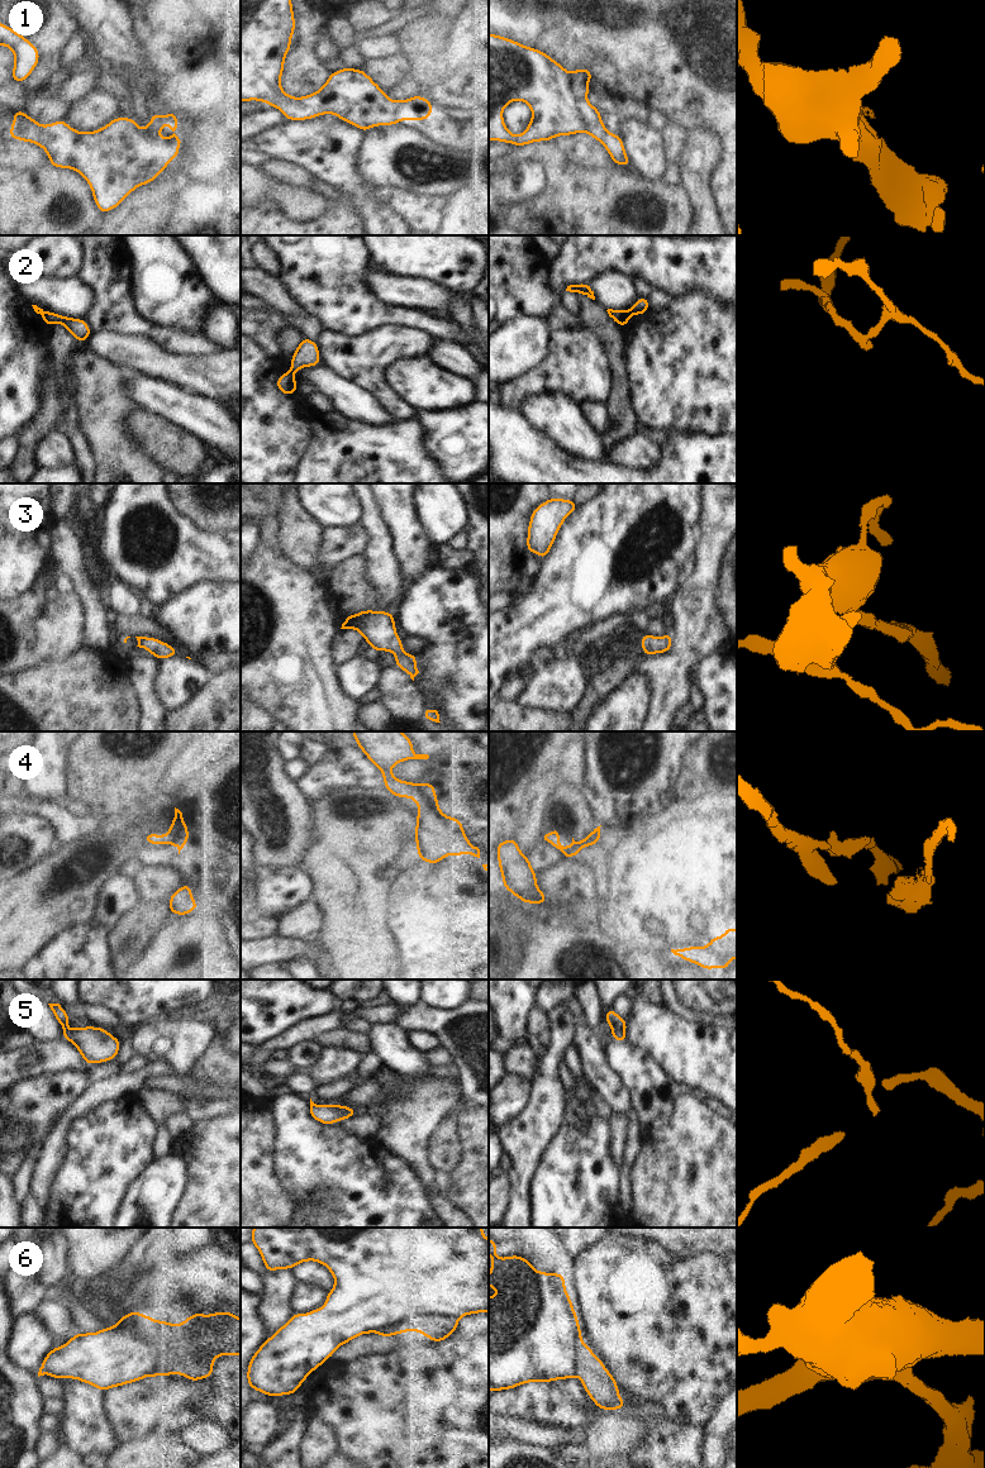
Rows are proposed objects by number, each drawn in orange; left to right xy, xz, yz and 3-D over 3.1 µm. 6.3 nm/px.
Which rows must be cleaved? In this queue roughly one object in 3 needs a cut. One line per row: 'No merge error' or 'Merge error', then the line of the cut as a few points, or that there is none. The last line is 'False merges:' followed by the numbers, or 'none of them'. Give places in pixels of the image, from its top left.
1: No merge error. No split
2: Merge error. Split along yz (627, 310), (632, 314)
3: No merge error. No split
4: No merge error. No split
5: No merge error. No split
6: Merge error. Split along xy (182, 1349), (195, 1345), (196, 1356), (212, 1368)
False merges: 2, 6

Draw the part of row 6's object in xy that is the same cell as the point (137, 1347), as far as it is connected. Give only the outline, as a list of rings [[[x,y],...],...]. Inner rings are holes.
[[[133,1310],[129,1315],[122,1316],[114,1326],[104,1328],[96,1333],[76,1333],[66,1344],[49,1350],[42,1362],[38,1377],[48,1374],[58,1381],[62,1378],[78,1379],[104,1392],[146,1377],[181,1374],[184,1349],[189,1345],[196,1345],[198,1358],[211,1368],[219,1355],[241,1355],[241,1317],[229,1311],[211,1312],[208,1316],[196,1312],[181,1324],[171,1325],[170,1321],[153,1320],[151,1316]]]

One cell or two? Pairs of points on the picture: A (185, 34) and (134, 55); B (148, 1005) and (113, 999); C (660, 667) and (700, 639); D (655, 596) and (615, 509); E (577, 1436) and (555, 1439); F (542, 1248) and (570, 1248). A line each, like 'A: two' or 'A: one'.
A: two
B: one
C: one
D: one
E: one
F: two

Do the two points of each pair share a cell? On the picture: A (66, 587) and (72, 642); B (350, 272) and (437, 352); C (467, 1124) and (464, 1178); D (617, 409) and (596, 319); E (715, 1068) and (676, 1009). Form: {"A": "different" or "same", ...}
{"A": "different", "B": "different", "C": "same", "D": "same", "E": "different"}

